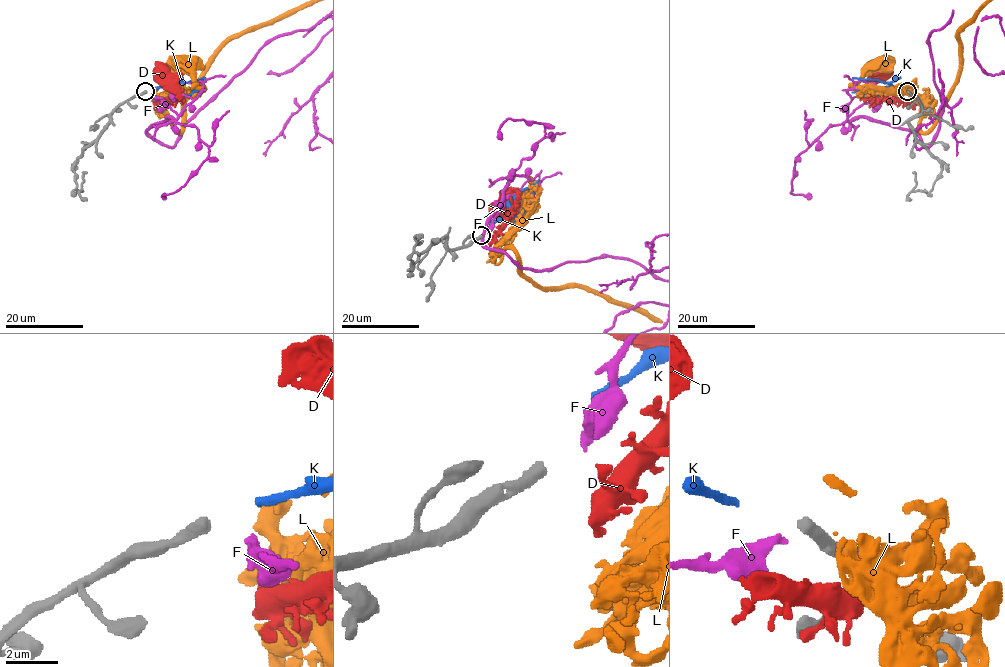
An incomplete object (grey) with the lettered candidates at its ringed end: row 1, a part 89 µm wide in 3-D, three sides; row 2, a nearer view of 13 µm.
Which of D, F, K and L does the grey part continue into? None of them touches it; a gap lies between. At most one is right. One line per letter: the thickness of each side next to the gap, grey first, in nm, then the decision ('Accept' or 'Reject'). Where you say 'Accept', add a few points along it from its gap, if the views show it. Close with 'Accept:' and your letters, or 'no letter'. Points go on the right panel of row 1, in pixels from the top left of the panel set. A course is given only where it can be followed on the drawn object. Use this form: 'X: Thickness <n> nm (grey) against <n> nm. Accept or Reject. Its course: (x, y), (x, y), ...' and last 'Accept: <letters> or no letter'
D: Thickness 460 nm (grey) against 750 nm. Reject
F: Thickness 460 nm (grey) against 400 nm. Reject
K: Thickness 460 nm (grey) against 320 nm. Reject
L: Thickness 460 nm (grey) against 650 nm. Reject
Accept: no letter

